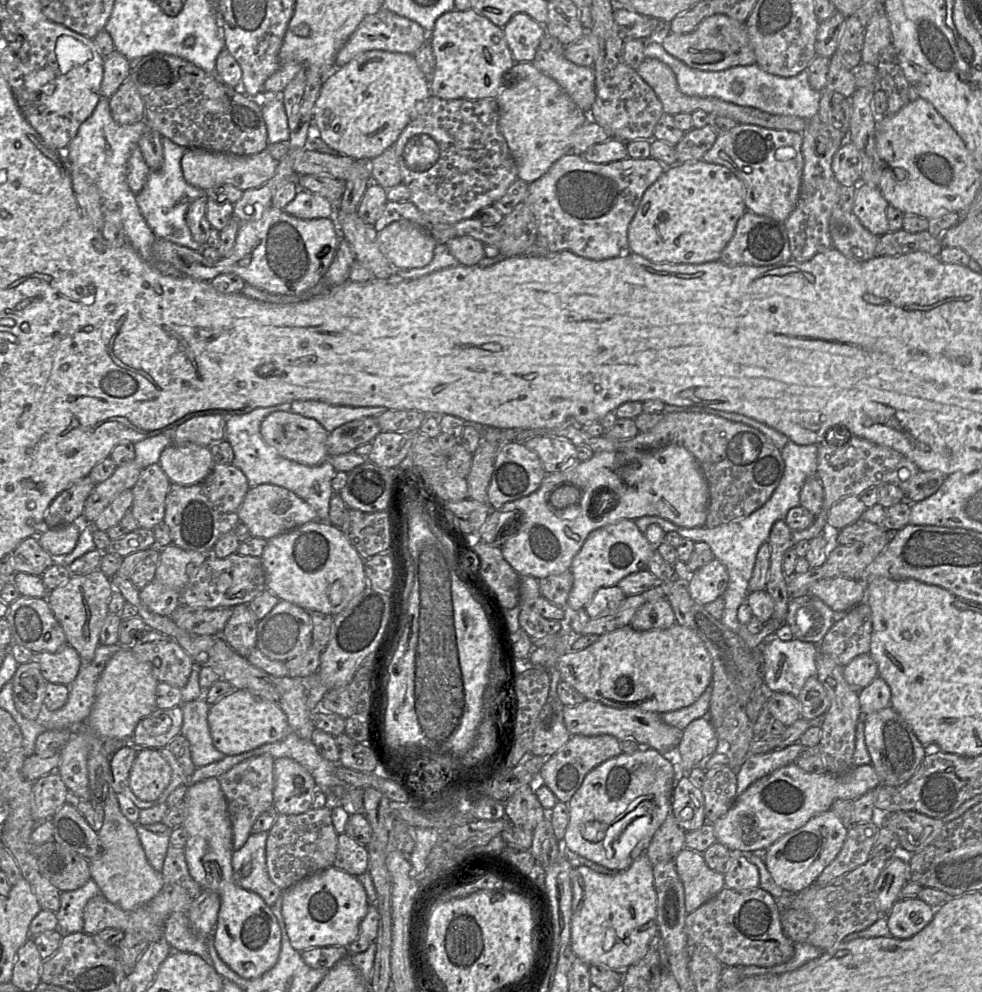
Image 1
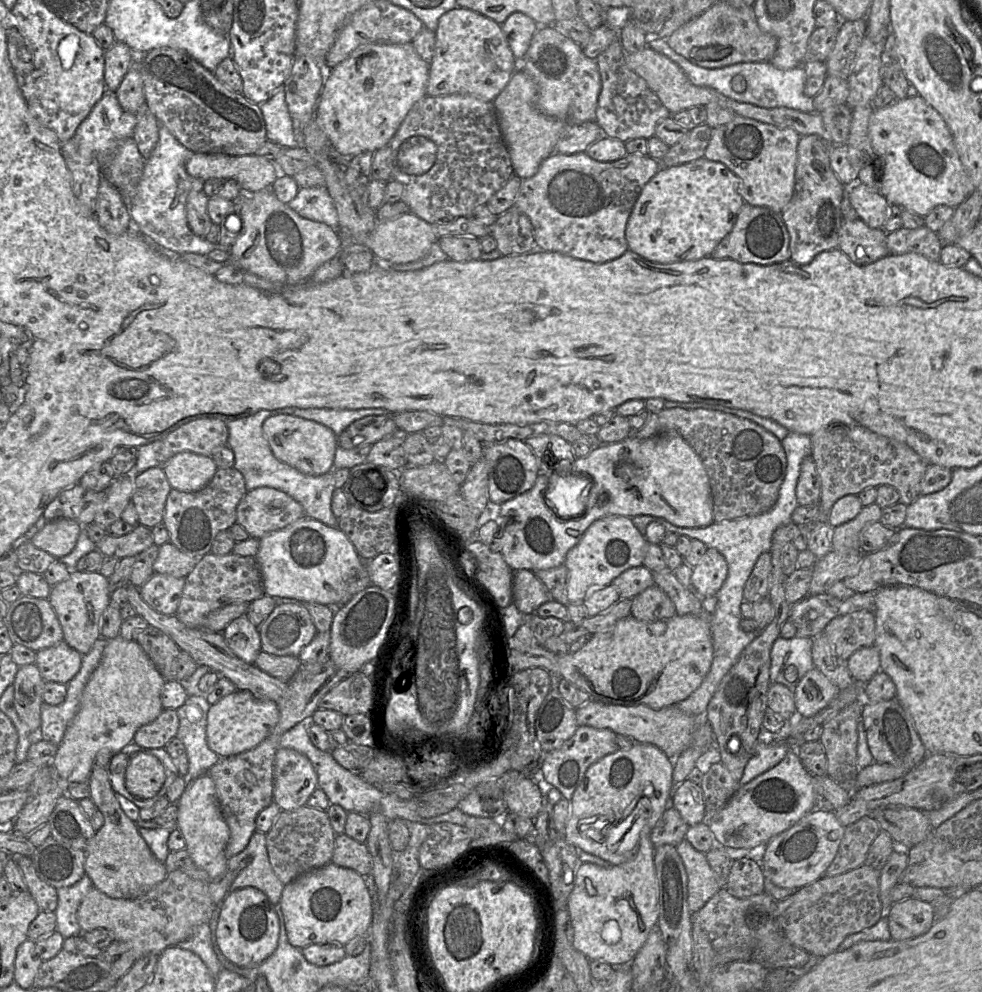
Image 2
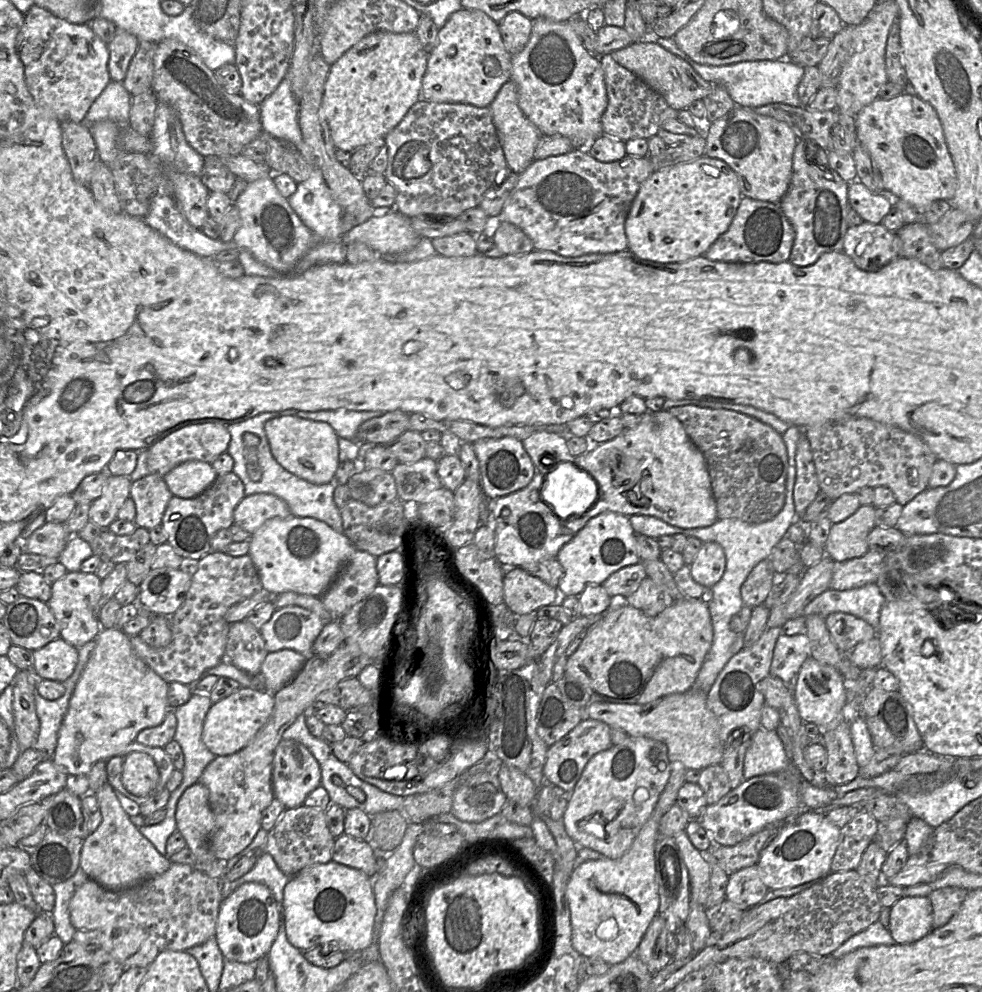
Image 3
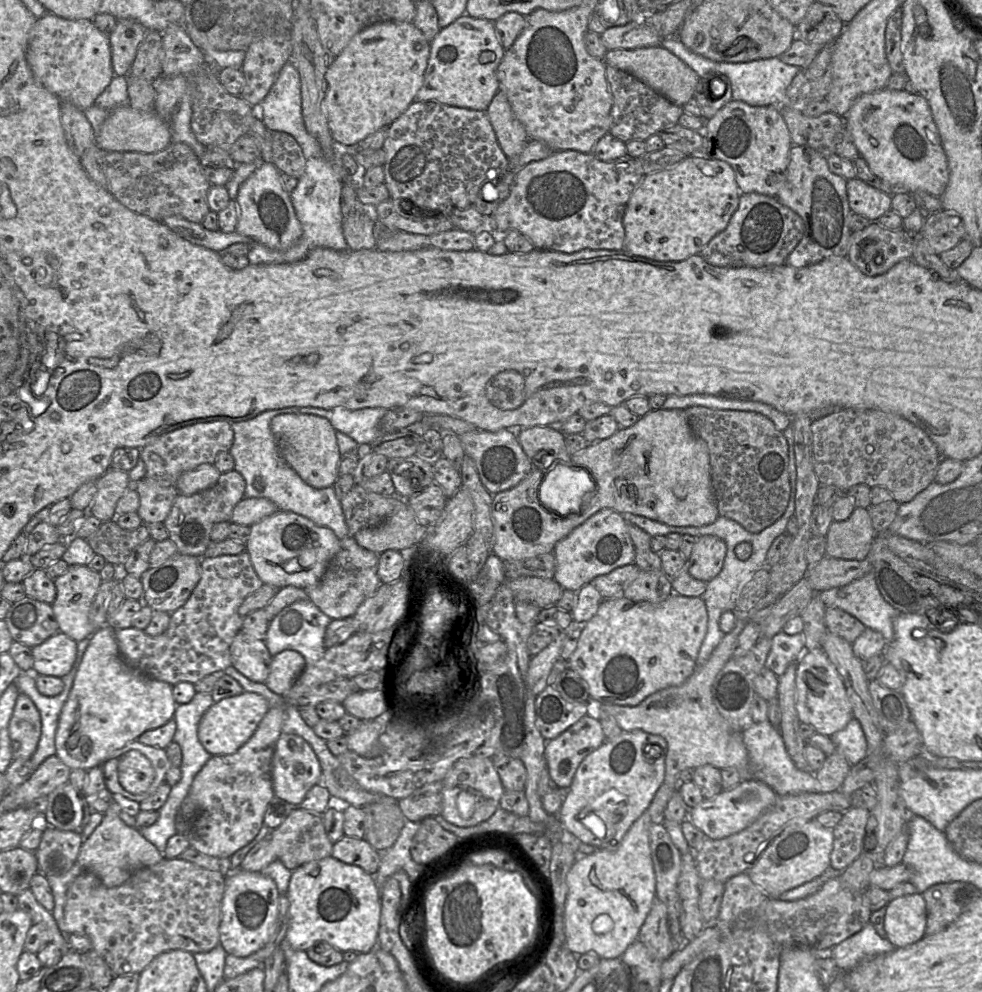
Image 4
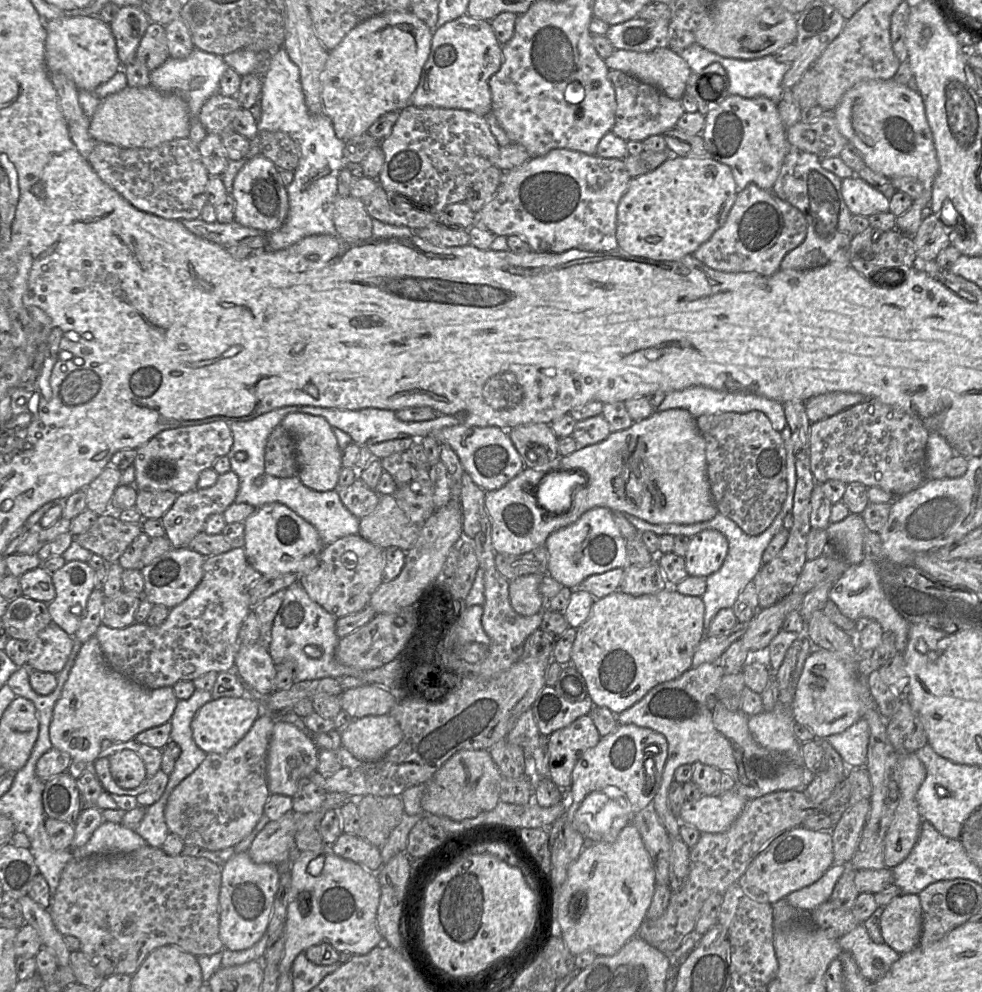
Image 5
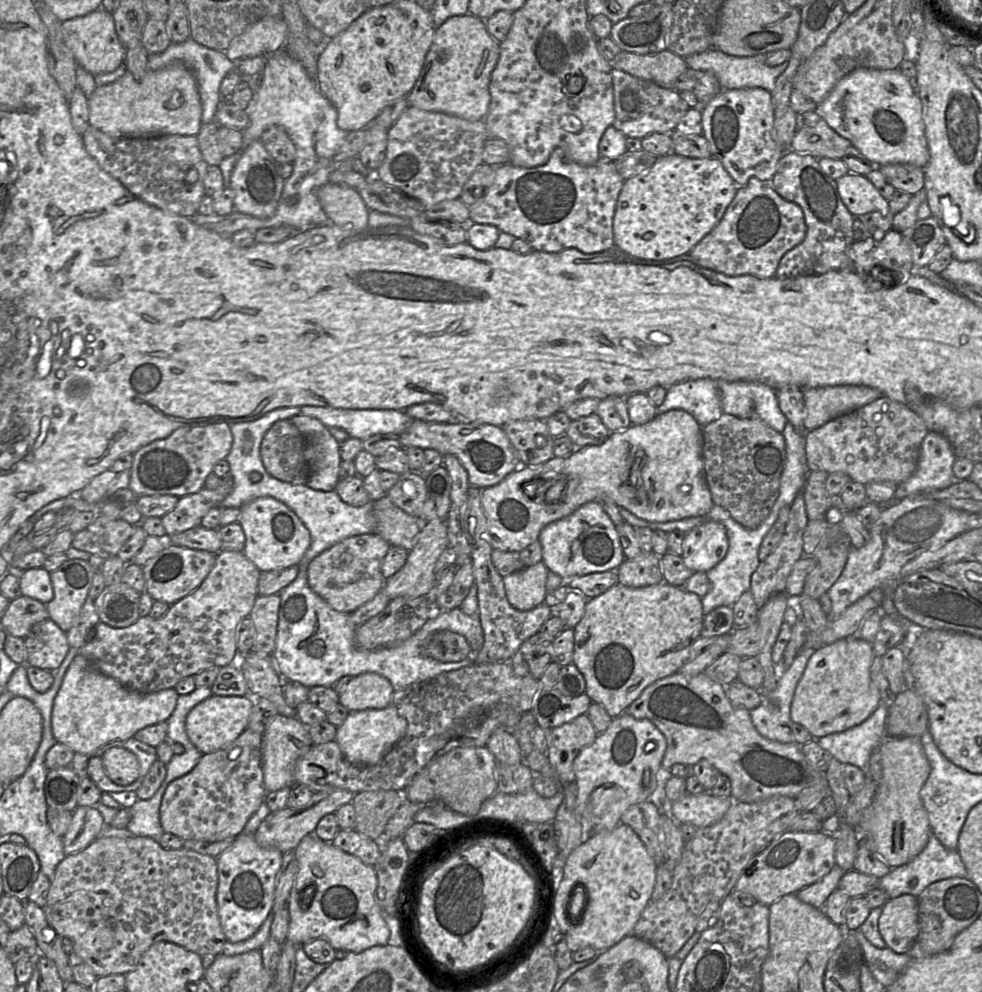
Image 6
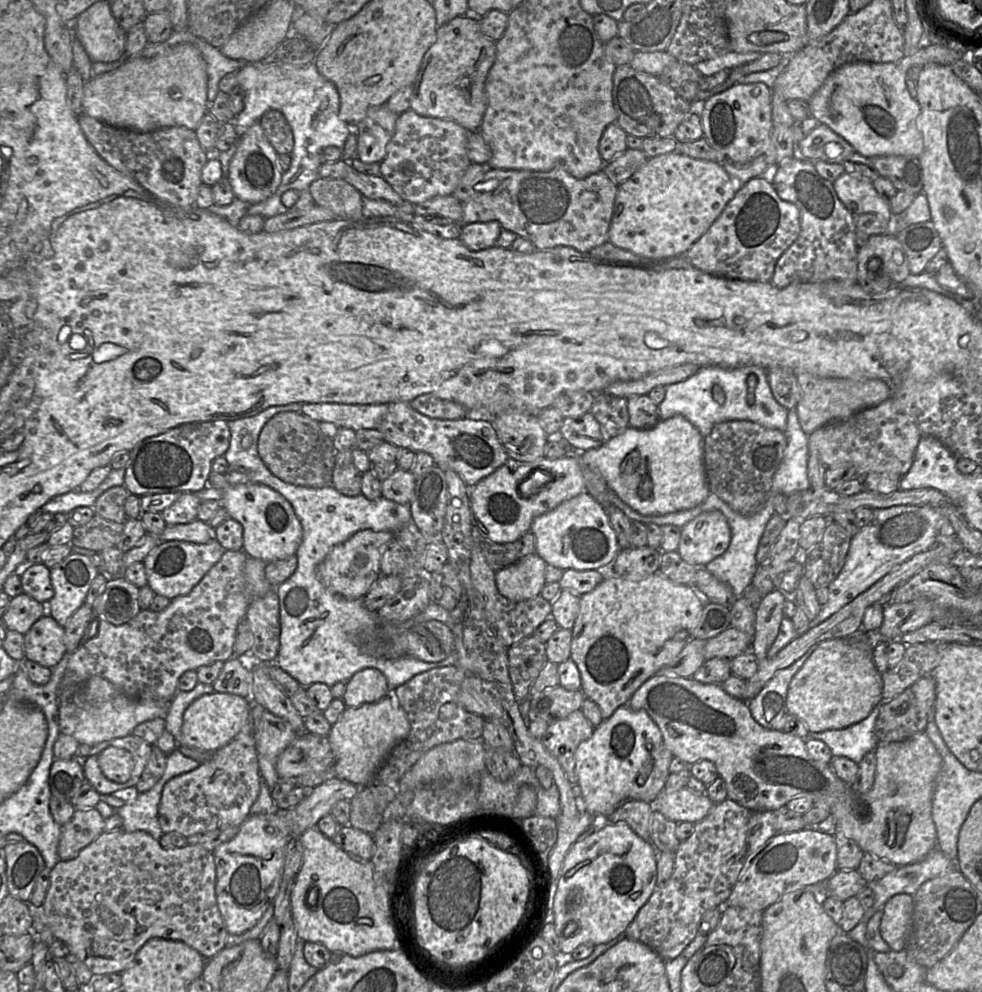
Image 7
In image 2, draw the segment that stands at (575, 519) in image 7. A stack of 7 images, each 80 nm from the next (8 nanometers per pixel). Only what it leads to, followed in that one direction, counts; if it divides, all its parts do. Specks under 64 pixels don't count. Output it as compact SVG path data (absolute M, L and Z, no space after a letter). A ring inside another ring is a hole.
M609 515L594 521L580 541L566 554L564 566L568 570L566 601L583 603L595 588L604 588L624 571L643 565L646 554L644 536L636 529L631 518Z

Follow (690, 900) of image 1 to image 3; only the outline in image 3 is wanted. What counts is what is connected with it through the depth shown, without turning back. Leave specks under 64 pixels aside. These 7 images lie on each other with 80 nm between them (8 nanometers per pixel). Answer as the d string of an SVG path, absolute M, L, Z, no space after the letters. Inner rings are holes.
M685 831L677 833L673 838L688 869L691 899L705 906L710 893L711 866L690 842Z

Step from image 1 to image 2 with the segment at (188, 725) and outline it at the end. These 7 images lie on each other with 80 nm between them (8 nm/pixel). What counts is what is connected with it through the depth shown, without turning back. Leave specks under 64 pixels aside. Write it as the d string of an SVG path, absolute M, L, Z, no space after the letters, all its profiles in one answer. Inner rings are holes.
M201 693L188 696L185 703L176 709L179 718L176 737L184 744L189 762L188 772L184 776L186 783L207 774L209 769L221 759L207 744L206 726L210 706L205 694ZM193 705L201 712L201 717L195 721L188 716L188 709Z

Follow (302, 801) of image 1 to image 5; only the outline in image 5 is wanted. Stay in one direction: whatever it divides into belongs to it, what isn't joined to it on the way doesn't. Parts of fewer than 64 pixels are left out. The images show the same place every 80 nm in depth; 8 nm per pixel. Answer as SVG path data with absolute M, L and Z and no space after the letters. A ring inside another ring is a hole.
M276 720L271 736L268 757L267 777L271 794L281 794L289 797L294 795L306 783L318 765L319 748L313 738L291 723Z

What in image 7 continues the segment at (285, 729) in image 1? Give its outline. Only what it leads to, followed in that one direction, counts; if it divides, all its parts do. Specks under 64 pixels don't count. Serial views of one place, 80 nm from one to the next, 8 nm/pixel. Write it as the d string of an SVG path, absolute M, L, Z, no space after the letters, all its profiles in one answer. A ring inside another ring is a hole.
M214 691L195 699L185 710L178 745L216 751L227 745L239 733L251 708L250 698Z

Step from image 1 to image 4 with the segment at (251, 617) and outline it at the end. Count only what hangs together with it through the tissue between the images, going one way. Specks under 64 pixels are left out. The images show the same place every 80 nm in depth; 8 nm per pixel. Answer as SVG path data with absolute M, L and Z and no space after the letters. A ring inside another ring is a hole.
M240 630L230 645L232 666L249 680L265 683L269 674L270 655L264 640Z

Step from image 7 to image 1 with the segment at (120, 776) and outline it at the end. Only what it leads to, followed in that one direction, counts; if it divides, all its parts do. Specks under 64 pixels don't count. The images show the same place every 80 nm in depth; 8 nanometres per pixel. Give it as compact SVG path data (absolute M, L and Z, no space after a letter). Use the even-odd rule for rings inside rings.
M139 748L129 773L129 786L141 801L156 800L170 781L170 766L159 749Z

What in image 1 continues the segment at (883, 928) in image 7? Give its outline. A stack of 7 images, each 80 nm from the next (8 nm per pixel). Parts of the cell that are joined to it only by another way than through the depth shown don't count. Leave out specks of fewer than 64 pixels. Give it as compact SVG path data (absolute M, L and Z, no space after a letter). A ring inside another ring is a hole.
M910 898L898 900L887 915L881 916L886 916L888 928L892 937L896 939L909 939L917 933L921 932L933 920L934 914L935 909L928 905L926 902L919 898Z

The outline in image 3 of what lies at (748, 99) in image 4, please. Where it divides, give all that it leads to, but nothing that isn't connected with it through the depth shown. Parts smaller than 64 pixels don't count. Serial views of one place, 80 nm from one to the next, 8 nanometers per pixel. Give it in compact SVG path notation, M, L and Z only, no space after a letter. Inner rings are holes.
M649 31L646 37L640 41L655 41L667 51L686 60L704 80L712 84L723 85L737 106L757 108L771 103L785 103L796 107L801 106L797 88L803 78L805 69L803 66L797 65L790 60L756 60L723 66L711 66L699 64L691 59L678 47L674 38L652 36Z

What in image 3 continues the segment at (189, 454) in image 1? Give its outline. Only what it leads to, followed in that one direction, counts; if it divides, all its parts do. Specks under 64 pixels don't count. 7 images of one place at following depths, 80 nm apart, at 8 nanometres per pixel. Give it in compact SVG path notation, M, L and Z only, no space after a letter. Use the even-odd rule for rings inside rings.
M186 461L174 467L163 478L173 496L190 499L205 491L217 476L210 463Z

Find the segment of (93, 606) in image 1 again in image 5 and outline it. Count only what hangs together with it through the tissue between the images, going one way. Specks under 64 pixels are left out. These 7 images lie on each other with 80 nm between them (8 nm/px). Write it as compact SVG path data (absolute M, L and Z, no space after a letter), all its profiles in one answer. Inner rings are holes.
M70 561L52 573L56 596L48 604L52 623L73 636L86 615L96 571L87 562Z

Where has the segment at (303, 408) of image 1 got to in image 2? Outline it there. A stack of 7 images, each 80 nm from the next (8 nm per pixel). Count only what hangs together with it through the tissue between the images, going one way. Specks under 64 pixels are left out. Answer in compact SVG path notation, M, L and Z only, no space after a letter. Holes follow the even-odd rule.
M295 408L295 416L313 420L330 428L338 437L354 421L366 416L382 416L388 413L385 409L328 409L328 408Z

